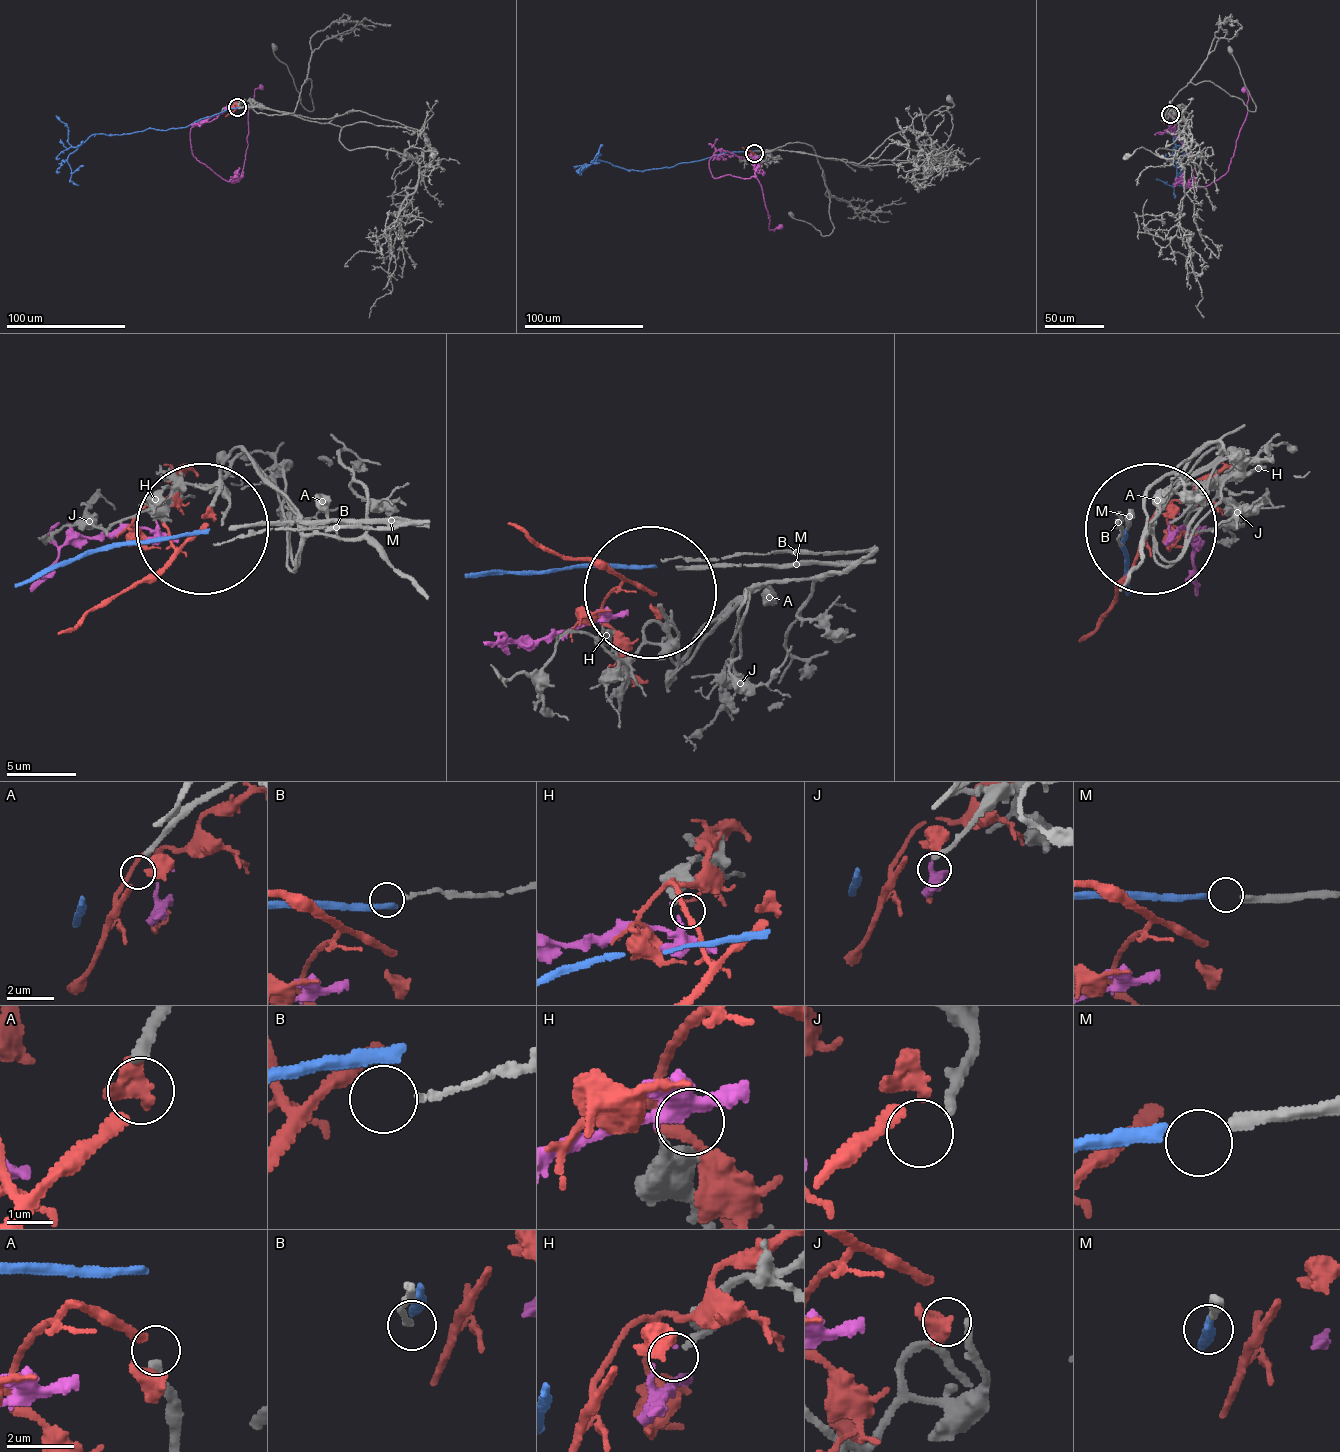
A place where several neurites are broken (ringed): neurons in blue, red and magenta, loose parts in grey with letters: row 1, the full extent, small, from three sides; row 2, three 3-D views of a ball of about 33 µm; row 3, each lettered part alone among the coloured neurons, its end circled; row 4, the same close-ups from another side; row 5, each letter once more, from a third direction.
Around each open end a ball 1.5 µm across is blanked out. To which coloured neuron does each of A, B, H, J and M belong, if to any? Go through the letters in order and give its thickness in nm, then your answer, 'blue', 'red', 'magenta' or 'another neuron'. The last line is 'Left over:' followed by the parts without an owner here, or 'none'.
A: 240 nm | red
B: 140 nm | another neuron
H: 260 nm | another neuron
J: 200 nm | another neuron
M: 300 nm | blue
Left over: B, H, J

